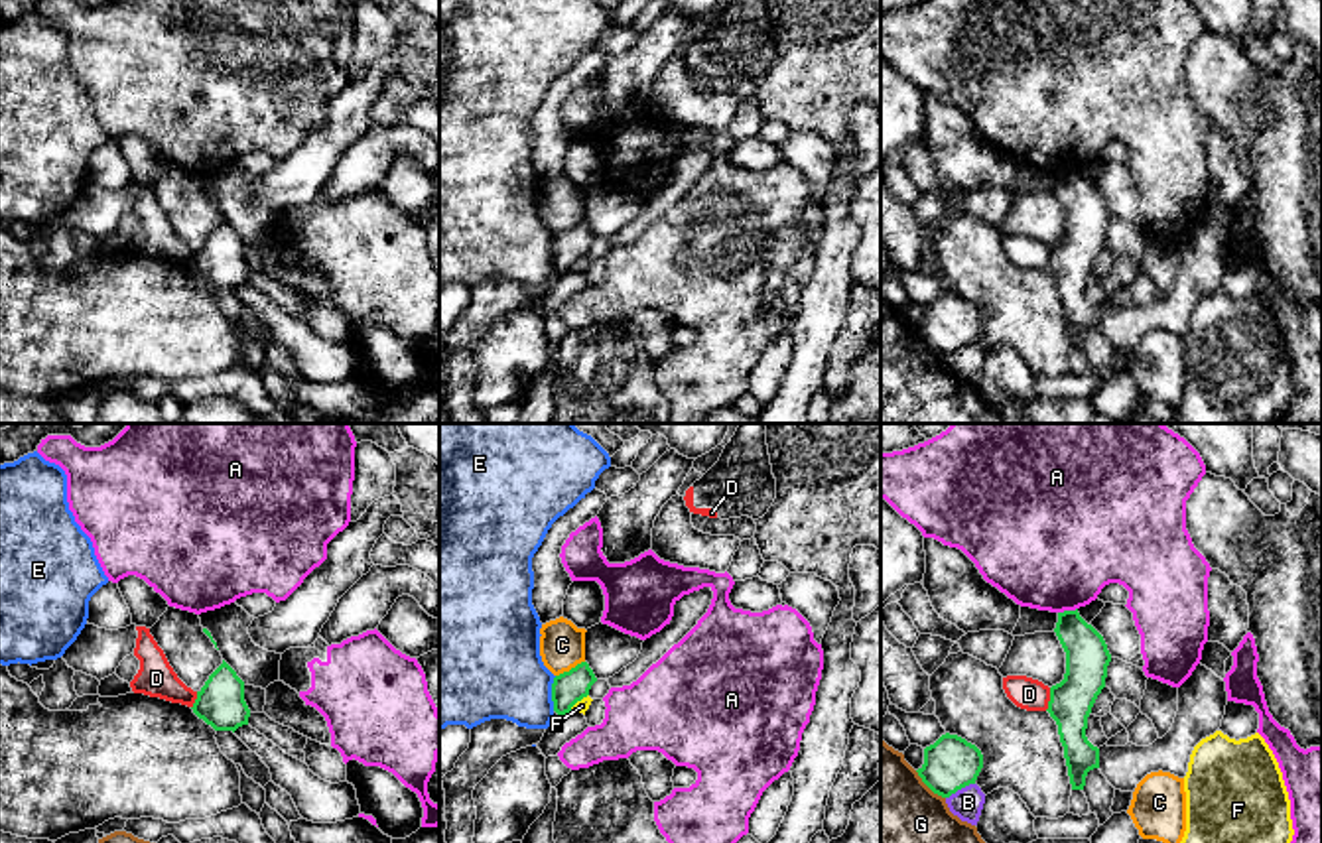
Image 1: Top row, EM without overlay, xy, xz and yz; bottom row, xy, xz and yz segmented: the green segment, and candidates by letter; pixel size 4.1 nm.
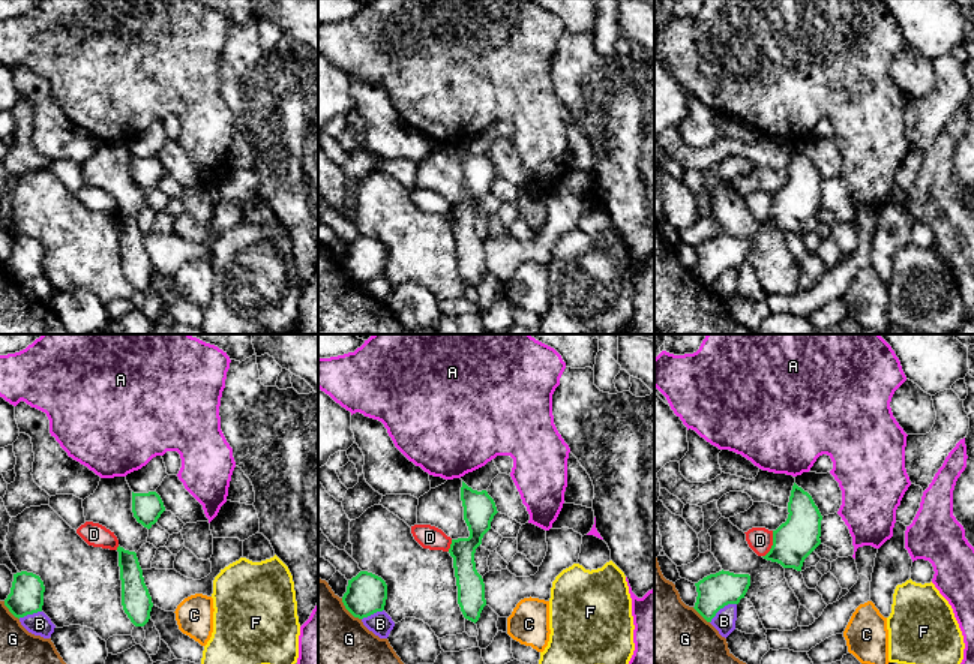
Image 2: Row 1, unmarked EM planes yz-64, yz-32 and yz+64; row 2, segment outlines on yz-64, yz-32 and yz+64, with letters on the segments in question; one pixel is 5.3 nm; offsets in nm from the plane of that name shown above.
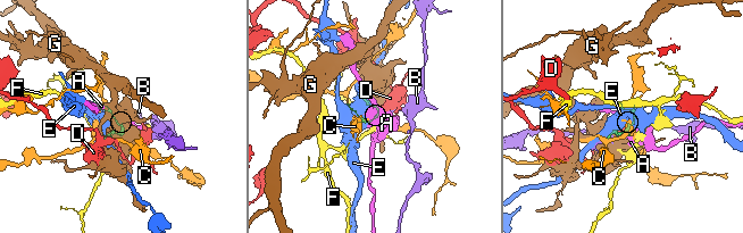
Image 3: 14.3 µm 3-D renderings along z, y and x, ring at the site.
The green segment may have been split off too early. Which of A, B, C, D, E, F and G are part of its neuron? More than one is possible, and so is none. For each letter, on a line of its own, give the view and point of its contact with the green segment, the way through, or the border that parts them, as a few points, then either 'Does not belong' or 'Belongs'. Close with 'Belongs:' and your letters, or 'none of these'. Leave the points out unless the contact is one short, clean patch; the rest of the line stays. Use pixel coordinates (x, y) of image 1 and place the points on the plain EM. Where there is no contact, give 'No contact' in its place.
A: Touches green at yz (1066, 170). Boundary: yz (1076, 166), (1058, 172). Does not belong
B: Touches green at yz (960, 347). Does not belong
C: Touches green at xz (572, 227). Does not belong
D: Touches green at yz (1051, 259). Boundary: yz (1051, 247), (1051, 259), (1045, 268). Does not belong
E: Touches green at xz (552, 253). Does not belong
F: Touches green at xz (578, 259). Boundary: xz (588, 253), (570, 268). Does not belong
G: Touches green at yz (928, 345). Boundary: yz (915, 329), (944, 357). Does not belong
Belongs: none of these

